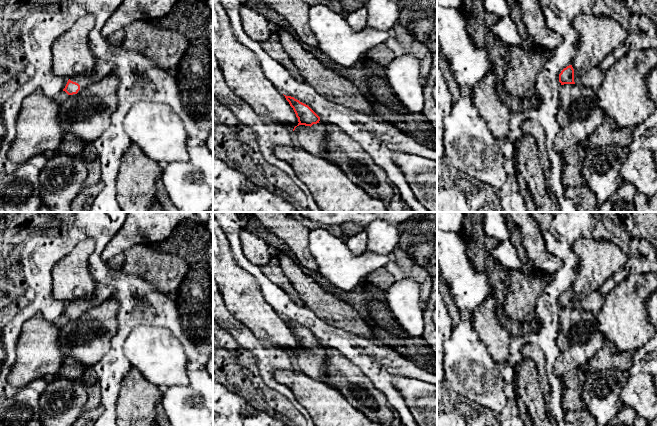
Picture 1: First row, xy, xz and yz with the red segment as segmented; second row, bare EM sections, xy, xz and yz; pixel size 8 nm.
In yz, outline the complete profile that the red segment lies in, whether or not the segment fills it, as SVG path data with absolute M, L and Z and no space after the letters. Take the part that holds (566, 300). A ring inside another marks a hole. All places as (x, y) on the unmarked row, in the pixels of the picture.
M572 289L564 292L559 298L559 306L561 309L564 308L577 308L584 309L585 306L588 306L588 310L594 315L597 315L600 311L602 304L604 302L605 296L600 294L599 291L595 291L587 296L587 301L584 302L581 299L575 299Z

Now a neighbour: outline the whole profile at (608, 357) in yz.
M606 342L603 347L583 367L587 373L607 369L630 370L633 354L619 352L614 345Z

